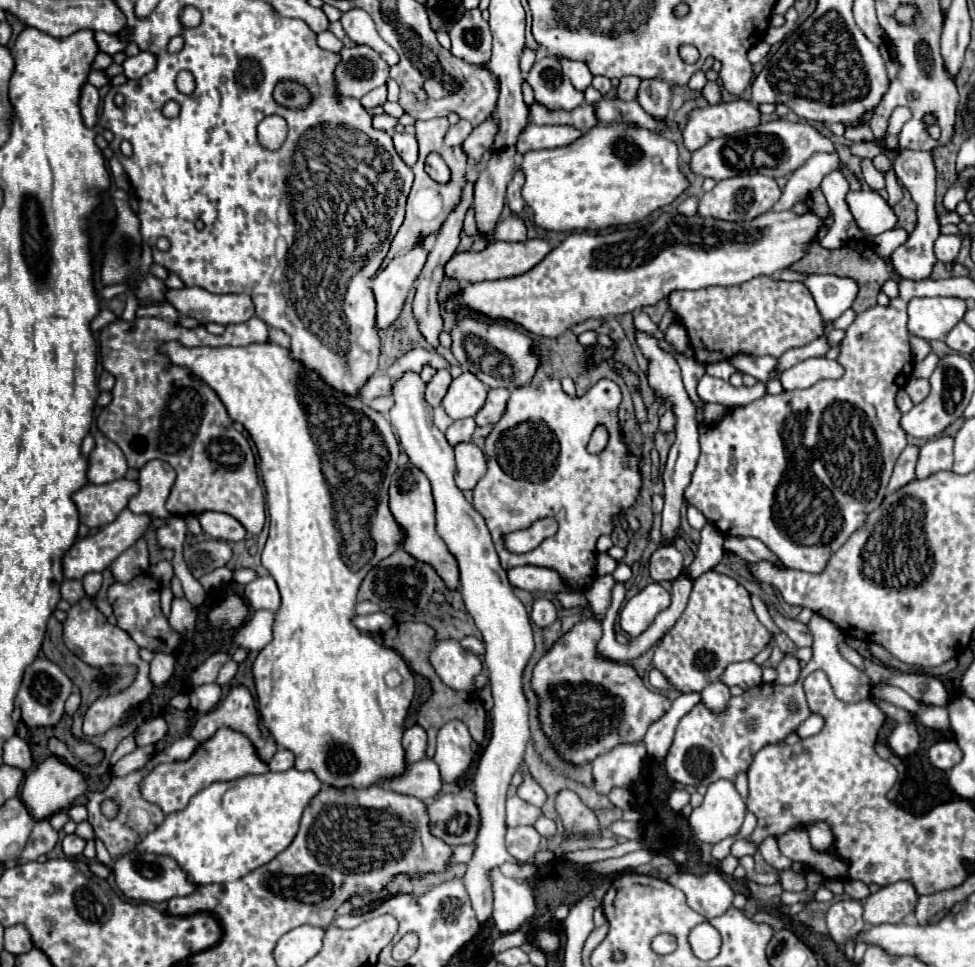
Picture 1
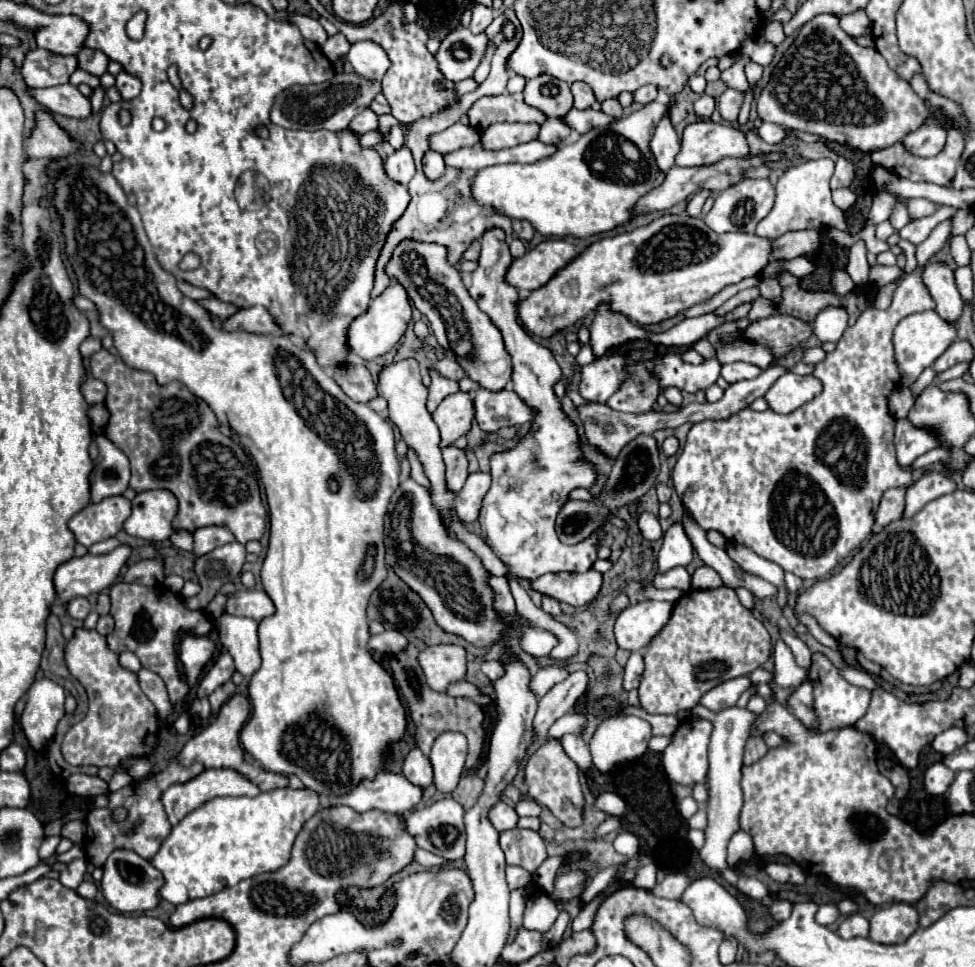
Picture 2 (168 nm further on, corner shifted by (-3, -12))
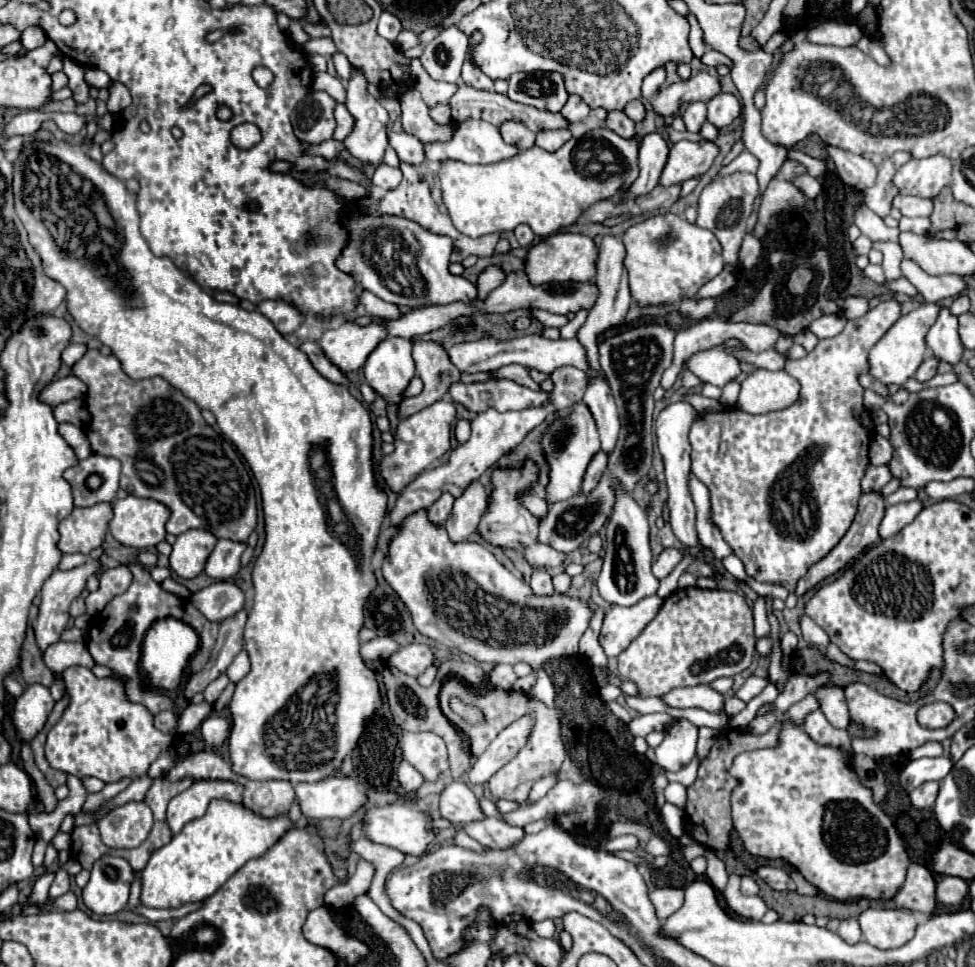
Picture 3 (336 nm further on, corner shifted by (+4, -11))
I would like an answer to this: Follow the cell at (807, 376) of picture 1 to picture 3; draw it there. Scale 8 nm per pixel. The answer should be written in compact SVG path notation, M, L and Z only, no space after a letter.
M755 370L745 380L741 380L741 392L737 398L737 408L749 414L765 414L771 410L787 408L797 402L799 384L785 370Z

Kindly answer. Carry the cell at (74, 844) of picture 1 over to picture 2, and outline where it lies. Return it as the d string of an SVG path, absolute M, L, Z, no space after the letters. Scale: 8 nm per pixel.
M74 859L74 861L70 861L70 863L62 869L62 873L60 873L60 883L66 885L66 887L76 889L76 887L82 883L84 873L86 873L86 859Z

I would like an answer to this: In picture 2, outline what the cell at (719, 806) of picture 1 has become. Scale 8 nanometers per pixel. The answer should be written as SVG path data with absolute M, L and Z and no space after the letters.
M696 705L696 709L692 709L692 713L700 719L708 719L712 723L712 739L710 739L710 773L708 773L708 825L704 829L706 841L700 849L700 859L710 867L710 869L718 869L724 871L726 865L726 845L732 839L732 835L736 831L740 831L740 811L742 811L742 787L740 787L740 779L742 779L742 751L744 745L750 737L750 729L756 721L756 713L748 711L746 707L724 707L720 711L710 711L704 705Z

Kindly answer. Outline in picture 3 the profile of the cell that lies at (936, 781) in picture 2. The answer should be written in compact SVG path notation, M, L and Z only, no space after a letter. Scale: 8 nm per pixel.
M937 782L923 784L921 788L917 788L917 790L913 790L913 792L909 794L909 800L911 800L911 804L913 804L917 810L929 810L929 808L933 808L933 804L935 804L937 790L939 790L939 784L937 784Z

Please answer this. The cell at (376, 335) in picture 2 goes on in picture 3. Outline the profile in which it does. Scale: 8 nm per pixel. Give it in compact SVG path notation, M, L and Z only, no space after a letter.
M341 324L339 328L329 328L319 338L319 346L331 364L343 374L349 374L365 364L365 356L369 356L385 336L385 328L377 328L377 324L365 328L357 328L357 324Z

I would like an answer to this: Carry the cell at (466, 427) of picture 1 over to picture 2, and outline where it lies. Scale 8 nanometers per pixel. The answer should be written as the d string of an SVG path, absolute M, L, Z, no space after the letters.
M448 445L442 449L444 455L444 463L446 463L446 477L448 477L448 487L452 491L460 491L466 477L468 477L468 459L466 459L466 451L458 449L454 445Z

